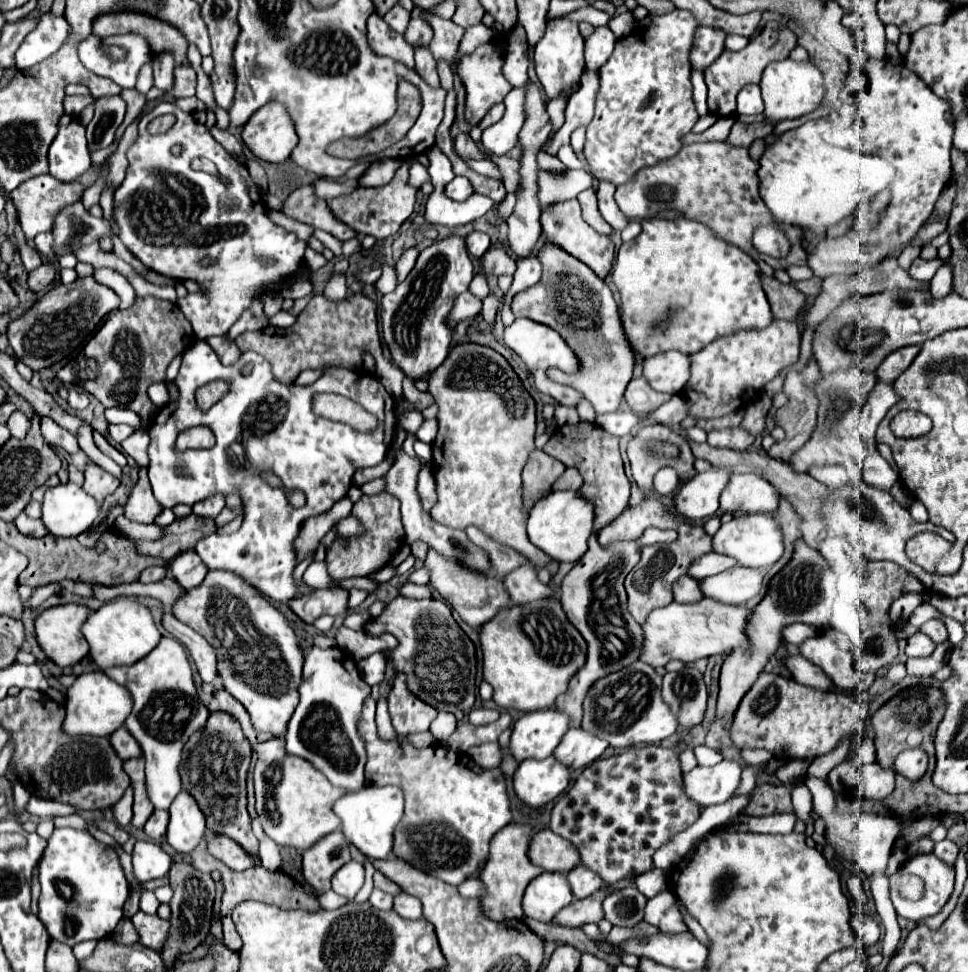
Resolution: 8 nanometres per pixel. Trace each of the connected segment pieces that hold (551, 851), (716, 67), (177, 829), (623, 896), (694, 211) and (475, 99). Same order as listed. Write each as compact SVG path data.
M543 828L533 836L533 842L529 842L529 860L545 872L567 874L579 864L579 854L569 840Z
M767 24L759 34L749 38L749 44L743 50L723 52L705 70L705 84L709 88L709 98L707 98L709 112L715 116L733 116L735 114L735 98L737 98L739 90L747 84L759 84L765 66L769 62L787 58L795 46L797 46L797 36L787 26L783 26L783 30L781 30L773 24Z
M181 790L169 808L167 842L179 854L189 854L197 848L205 834L205 816L191 794Z
M621 888L603 902L603 918L613 926L635 926L643 920L647 898L635 888Z
M725 142L685 144L677 156L647 166L639 170L633 180L617 186L615 202L629 220L645 220L661 210L681 210L687 218L707 224L719 238L741 248L751 258L771 260L769 256L761 256L751 242L759 226L773 222L759 198L757 168L759 164L749 158L747 148L729 146Z
M497 42L479 46L471 56L465 56L461 60L461 64L457 68L457 76L465 86L465 120L467 120L467 124L475 126L485 116L489 106L493 106L495 102L503 102L503 98L511 90L509 82L501 74L501 66L503 66L503 56L497 52Z

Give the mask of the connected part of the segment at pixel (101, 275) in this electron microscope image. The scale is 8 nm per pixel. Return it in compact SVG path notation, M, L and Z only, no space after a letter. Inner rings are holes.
M97 268L97 270L93 272L93 278L99 280L101 284L113 288L113 290L121 296L121 306L119 306L119 308L129 308L129 304L133 304L133 300L135 300L135 290L133 290L133 286L129 284L129 280L127 280L123 274L119 274L117 270Z

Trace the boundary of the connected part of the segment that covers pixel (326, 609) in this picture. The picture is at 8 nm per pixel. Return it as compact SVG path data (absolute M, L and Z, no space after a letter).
M335 588L335 590L315 590L309 596L297 596L289 600L289 608L303 618L303 622L313 624L319 616L329 614L329 616L339 616L347 612L347 600L349 592Z

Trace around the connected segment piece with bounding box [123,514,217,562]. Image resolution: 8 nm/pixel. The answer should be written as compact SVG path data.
M195 514L187 516L187 518L181 518L181 520L175 520L171 526L163 528L165 532L165 538L163 540L157 540L157 542L137 542L133 540L131 536L123 534L125 538L129 538L137 550L141 554L149 554L149 556L157 556L157 558L163 558L167 562L171 562L173 558L177 558L177 554L185 552L185 550L193 550L195 544L213 534L217 530L215 522L211 518L205 518L205 520L199 520L195 518Z

